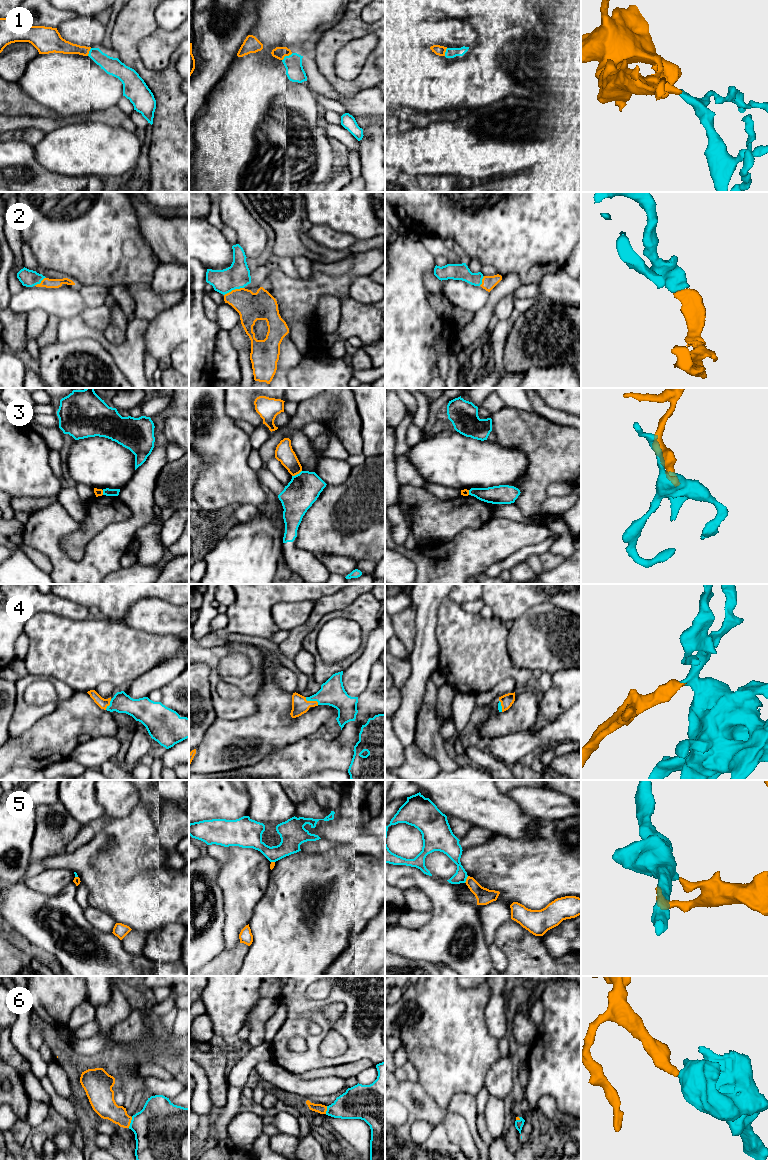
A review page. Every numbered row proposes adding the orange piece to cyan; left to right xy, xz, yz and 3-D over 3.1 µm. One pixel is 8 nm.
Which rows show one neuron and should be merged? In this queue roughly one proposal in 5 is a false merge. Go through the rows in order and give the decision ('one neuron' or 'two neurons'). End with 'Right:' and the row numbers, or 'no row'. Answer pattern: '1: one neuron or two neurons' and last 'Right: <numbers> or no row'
1: one neuron
2: one neuron
3: two neurons
4: one neuron
5: two neurons
6: one neuron
Right: 1, 2, 4, 6

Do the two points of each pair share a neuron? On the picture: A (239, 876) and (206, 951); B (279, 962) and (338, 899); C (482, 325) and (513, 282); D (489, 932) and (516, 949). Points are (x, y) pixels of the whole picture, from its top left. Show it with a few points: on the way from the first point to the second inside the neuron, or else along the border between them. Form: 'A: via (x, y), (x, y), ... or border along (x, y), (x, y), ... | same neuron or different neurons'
A: border along (221, 888), (224, 904), (223, 934) | different neurons
B: via (297, 944), (304, 937), (313, 937), (324, 917) | same neuron
C: via (485, 314), (489, 310), (493, 299), (502, 290) | same neuron
D: border along (510, 918), (497, 930), (493, 941) | different neurons

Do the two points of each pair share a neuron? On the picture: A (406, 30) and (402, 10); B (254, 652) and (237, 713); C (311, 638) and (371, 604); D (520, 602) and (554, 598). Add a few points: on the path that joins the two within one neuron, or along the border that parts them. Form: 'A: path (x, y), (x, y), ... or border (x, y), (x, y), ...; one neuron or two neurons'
A: border (427, 18), (395, 21); two neurons
B: path (255, 667), (255, 677), (250, 684), (248, 698); one neuron
C: path (322, 622), (327, 617), (335, 614), (355, 611); one neuron
D: path (528, 596), (546, 596); one neuron

